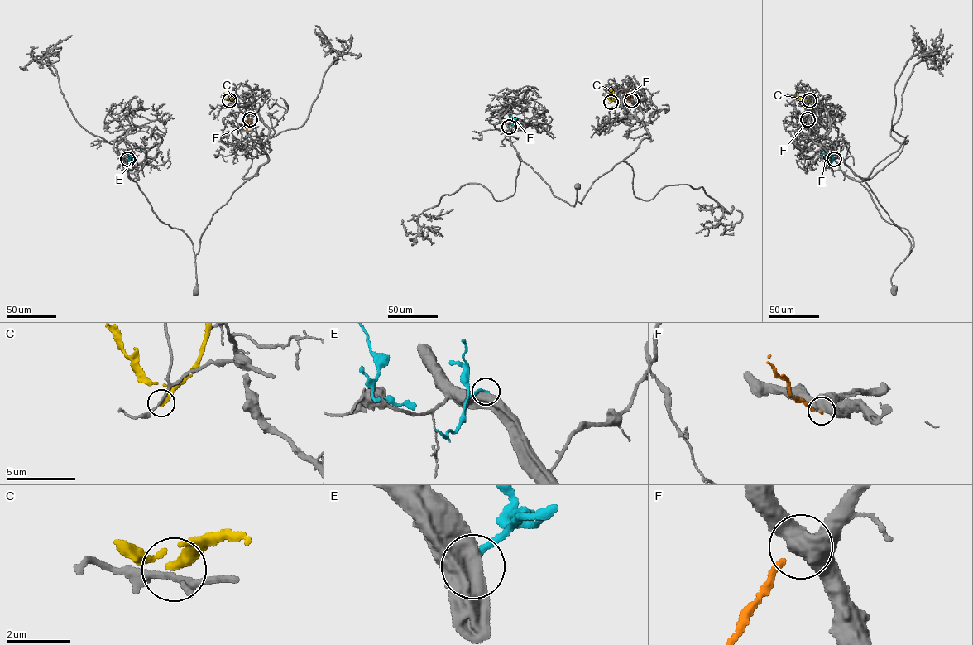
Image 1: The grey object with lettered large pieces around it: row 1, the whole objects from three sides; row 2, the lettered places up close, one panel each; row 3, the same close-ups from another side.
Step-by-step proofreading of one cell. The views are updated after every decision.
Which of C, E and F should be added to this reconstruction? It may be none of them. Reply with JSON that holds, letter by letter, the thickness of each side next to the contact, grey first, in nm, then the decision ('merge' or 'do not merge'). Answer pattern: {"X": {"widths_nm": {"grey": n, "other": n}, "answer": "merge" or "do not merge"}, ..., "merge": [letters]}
{"C": {"widths_nm": {"grey": 170, "other": 380}, "answer": "do not merge"}, "E": {"widths_nm": {"grey": 800, "other": 190}, "answer": "do not merge"}, "F": {"widths_nm": {"grey": 550, "other": 150}, "answer": "do not merge"}, "merge": []}

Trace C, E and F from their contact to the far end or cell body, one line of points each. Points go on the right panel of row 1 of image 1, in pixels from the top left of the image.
C: (809, 99), (798, 98), (797, 93)
E: (834, 159), (831, 162), (822, 153)
F: (807, 119), (798, 129)

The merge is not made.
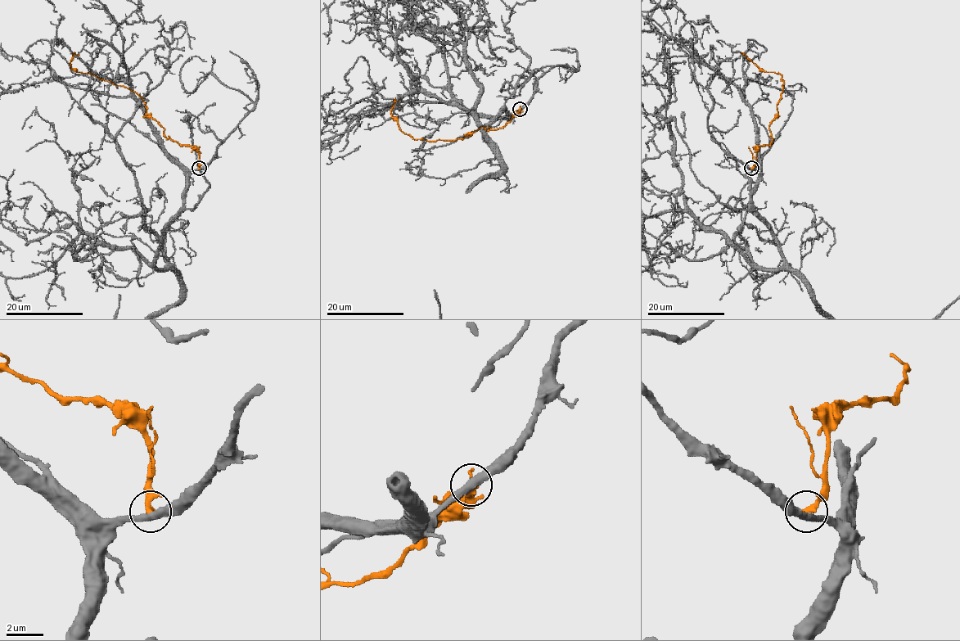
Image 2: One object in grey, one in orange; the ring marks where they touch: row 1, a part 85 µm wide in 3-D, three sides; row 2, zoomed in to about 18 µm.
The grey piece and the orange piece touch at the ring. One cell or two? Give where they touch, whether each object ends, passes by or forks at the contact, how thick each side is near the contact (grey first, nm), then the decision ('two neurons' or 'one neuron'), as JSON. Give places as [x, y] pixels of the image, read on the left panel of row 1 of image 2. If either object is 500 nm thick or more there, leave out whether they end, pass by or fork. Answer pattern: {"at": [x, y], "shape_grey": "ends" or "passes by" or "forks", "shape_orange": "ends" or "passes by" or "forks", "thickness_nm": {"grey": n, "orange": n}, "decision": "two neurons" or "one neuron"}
{"at": [199, 168], "shape_grey": "passes by", "shape_orange": "ends", "thickness_nm": {"grey": 400, "orange": 360}, "decision": "two neurons"}

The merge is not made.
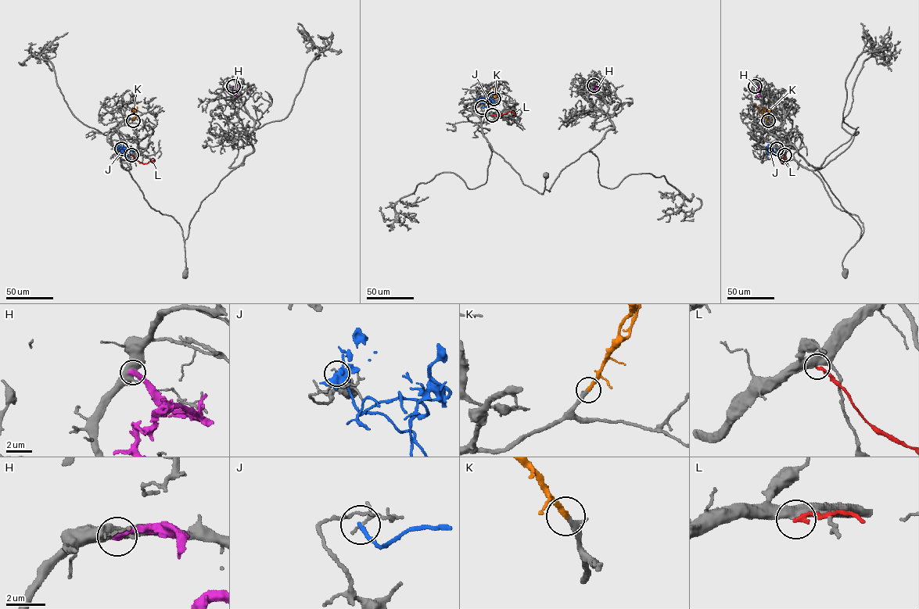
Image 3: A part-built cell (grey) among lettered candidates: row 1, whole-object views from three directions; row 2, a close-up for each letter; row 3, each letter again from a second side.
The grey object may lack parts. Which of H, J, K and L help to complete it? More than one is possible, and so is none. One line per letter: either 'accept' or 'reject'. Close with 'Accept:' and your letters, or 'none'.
H: reject
J: reject
K: accept
L: reject
Accept: K

